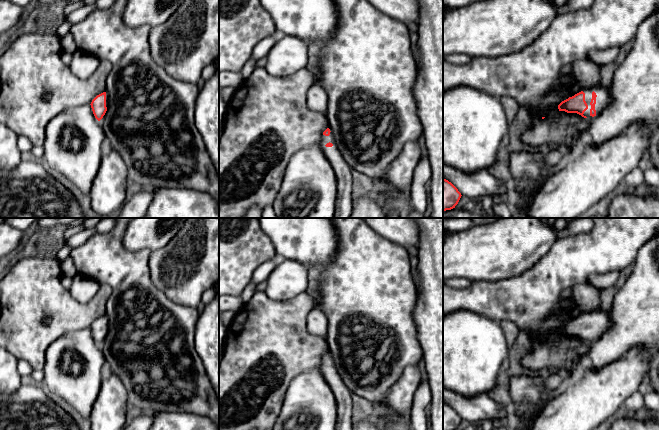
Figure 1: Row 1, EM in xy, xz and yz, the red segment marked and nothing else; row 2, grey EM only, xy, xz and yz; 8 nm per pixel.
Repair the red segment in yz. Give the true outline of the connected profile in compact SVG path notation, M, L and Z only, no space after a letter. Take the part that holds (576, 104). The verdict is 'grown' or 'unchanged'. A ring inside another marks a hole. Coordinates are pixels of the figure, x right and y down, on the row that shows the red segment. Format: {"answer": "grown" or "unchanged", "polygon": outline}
{"answer": "grown", "polygon": "M608 87L583 90L558 105L559 111L591 119L612 102Z"}

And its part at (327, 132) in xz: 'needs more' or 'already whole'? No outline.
needs more

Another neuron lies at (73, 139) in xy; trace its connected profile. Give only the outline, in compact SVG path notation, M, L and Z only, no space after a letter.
M90 104L80 105L61 112L46 126L44 154L41 159L53 170L62 173L83 193L90 193L94 178L101 164L101 146L104 132Z

